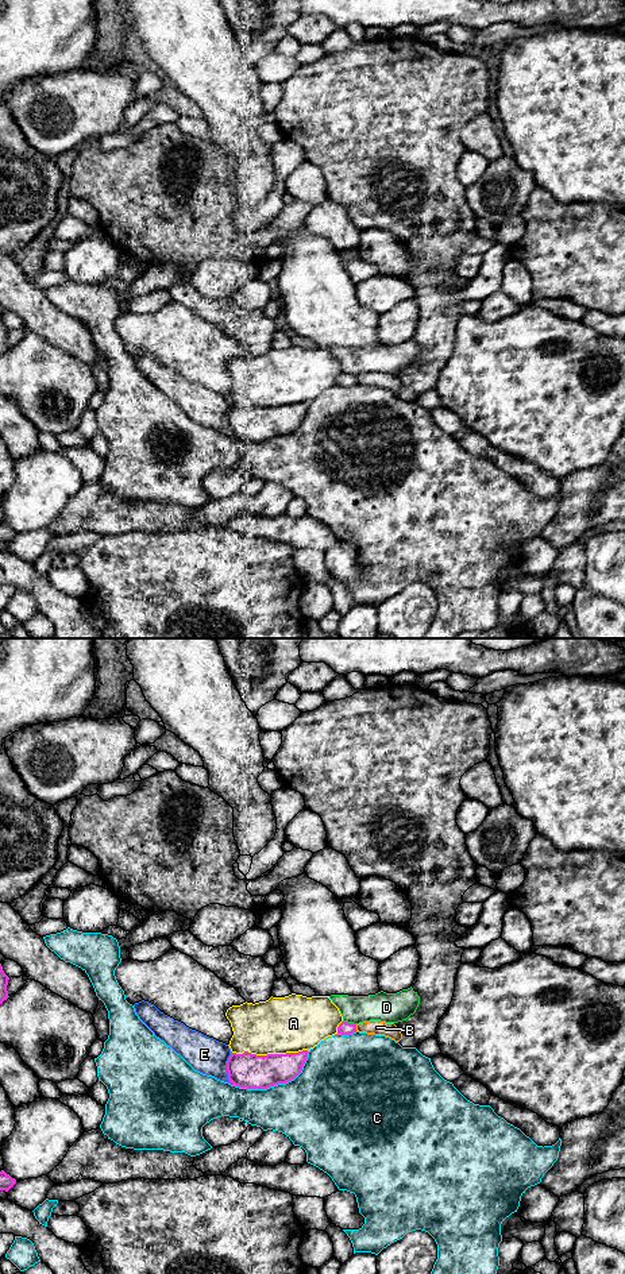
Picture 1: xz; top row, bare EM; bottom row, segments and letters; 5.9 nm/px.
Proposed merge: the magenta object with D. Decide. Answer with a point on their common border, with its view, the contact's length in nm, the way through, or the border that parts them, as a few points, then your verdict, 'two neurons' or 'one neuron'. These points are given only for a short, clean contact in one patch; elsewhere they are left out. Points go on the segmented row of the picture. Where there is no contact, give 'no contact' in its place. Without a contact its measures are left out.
xz (350, 1023) | 90 nm | along xz (343, 1019), (355, 1025) | two neurons

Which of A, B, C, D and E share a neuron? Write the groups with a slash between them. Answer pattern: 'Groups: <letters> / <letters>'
Groups: A / B / C / D / E

